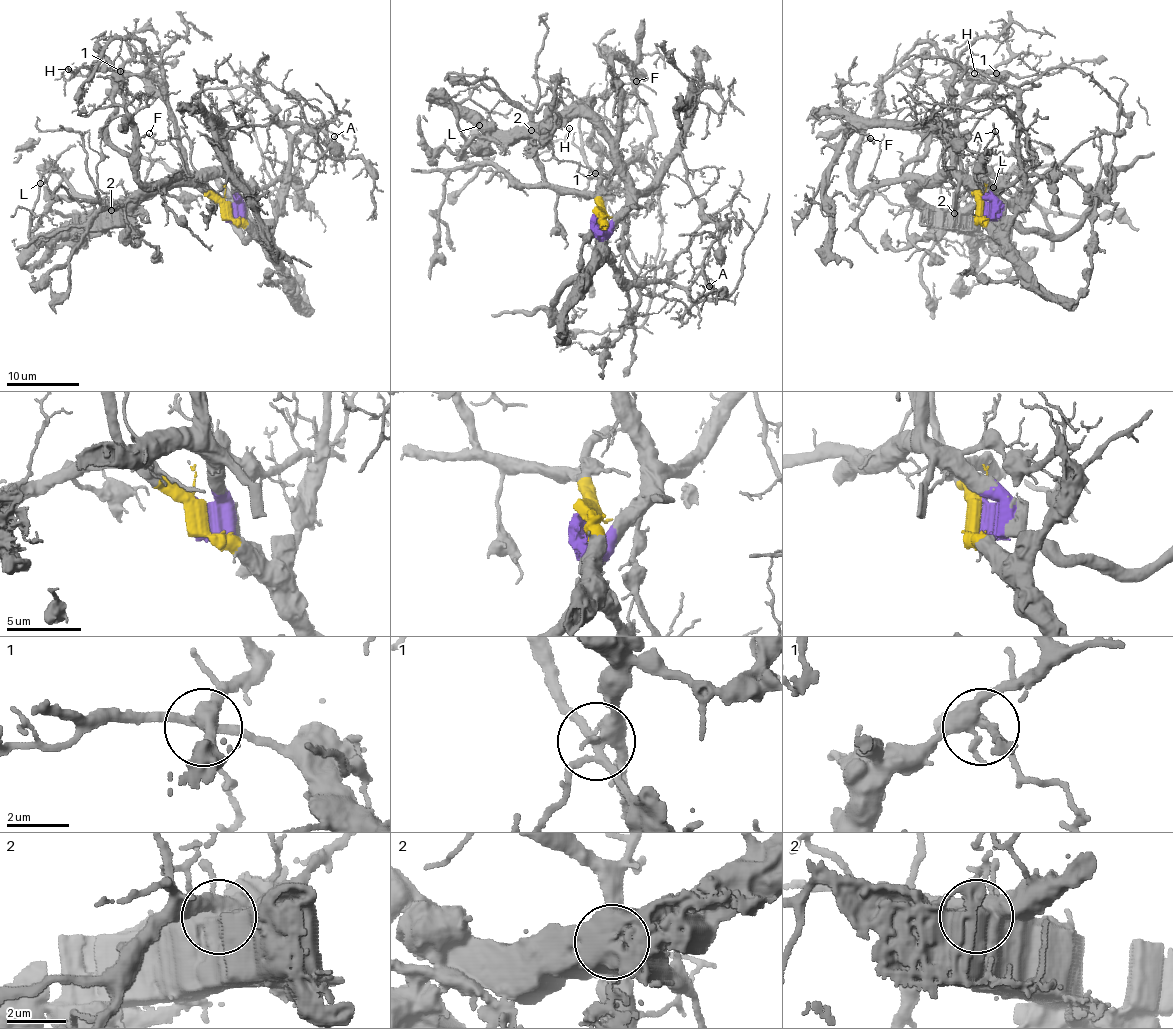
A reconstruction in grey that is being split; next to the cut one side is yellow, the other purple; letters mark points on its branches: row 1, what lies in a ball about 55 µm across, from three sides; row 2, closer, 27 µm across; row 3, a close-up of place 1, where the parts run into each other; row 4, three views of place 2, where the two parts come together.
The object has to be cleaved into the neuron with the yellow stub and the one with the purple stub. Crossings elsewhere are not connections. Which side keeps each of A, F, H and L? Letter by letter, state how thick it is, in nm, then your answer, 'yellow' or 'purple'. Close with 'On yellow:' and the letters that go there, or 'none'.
A: 150 nm thick; purple
F: 160 nm thick; purple
H: 140 nm thick; yellow
L: 150 nm thick; purple
On yellow: H

